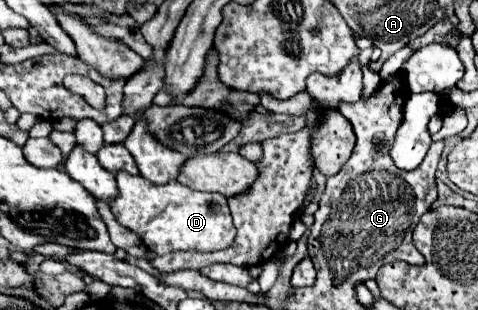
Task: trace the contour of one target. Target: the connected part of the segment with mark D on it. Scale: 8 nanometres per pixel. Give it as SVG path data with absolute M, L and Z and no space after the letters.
M126 171L116 175L116 183L120 191L112 203L116 221L134 231L156 255L166 255L172 251L220 251L230 247L236 237L228 201L224 201L224 197L218 193L192 191L178 181L170 181L168 185L154 185L144 177L132 177Z

